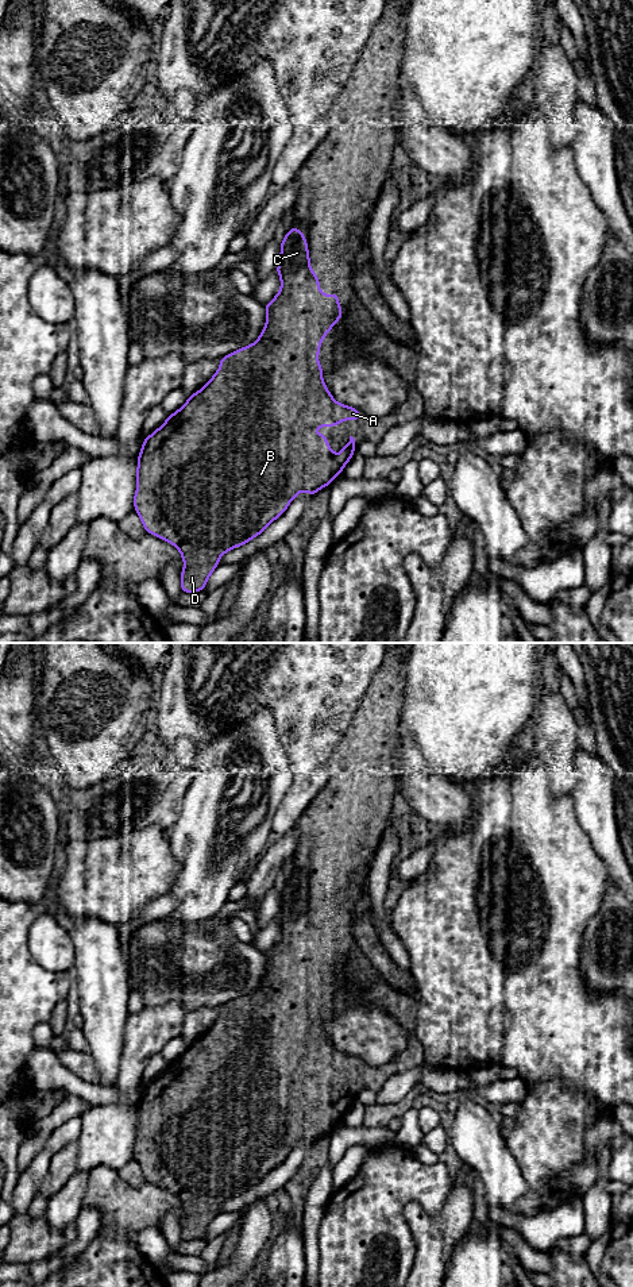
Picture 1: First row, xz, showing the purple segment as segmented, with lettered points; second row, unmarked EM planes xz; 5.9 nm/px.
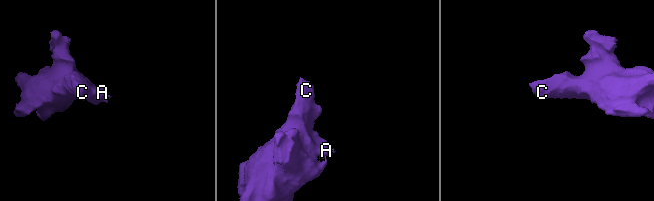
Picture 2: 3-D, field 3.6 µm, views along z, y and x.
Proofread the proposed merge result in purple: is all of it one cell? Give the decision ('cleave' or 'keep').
keep

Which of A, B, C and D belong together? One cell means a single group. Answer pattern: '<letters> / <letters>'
A B C D

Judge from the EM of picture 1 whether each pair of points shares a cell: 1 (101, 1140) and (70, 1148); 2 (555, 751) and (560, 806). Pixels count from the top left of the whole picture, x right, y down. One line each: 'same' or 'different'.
1: different
2: different

